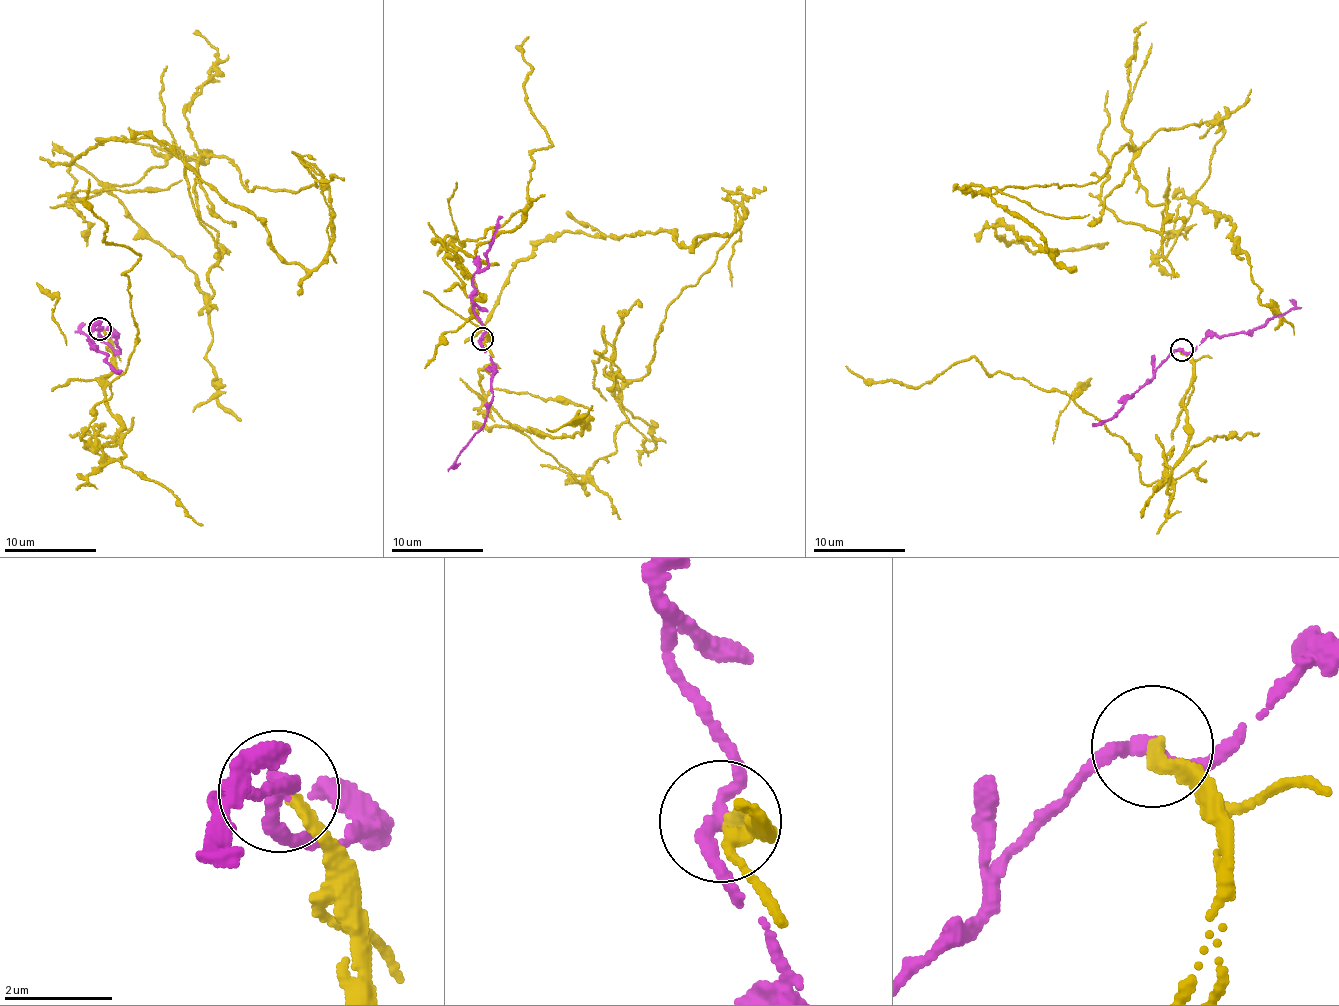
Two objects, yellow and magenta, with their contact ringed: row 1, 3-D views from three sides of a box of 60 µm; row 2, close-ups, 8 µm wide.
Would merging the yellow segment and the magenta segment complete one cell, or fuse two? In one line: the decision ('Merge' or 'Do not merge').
Do not merge

